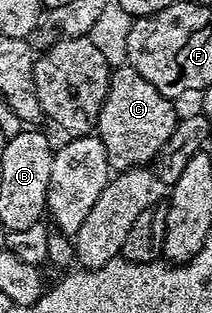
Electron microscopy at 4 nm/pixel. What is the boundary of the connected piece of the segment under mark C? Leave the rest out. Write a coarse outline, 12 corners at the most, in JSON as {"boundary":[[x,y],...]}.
{"boundary":[[112,69],[97,137],[112,171],[154,163],[176,103]]}

